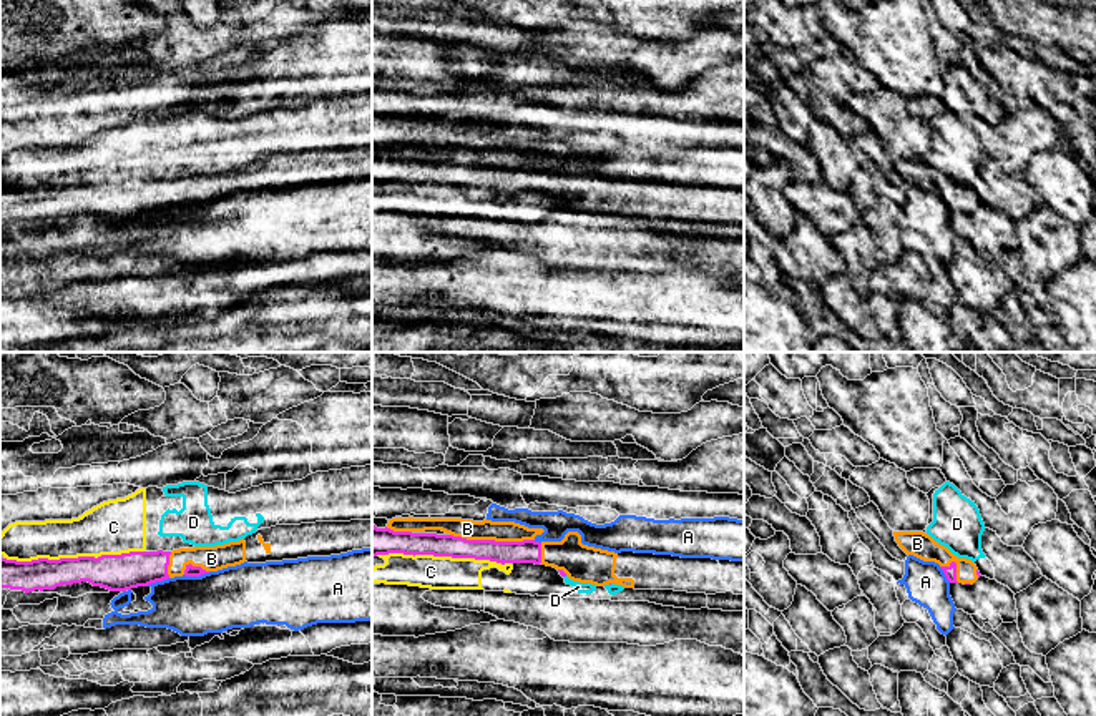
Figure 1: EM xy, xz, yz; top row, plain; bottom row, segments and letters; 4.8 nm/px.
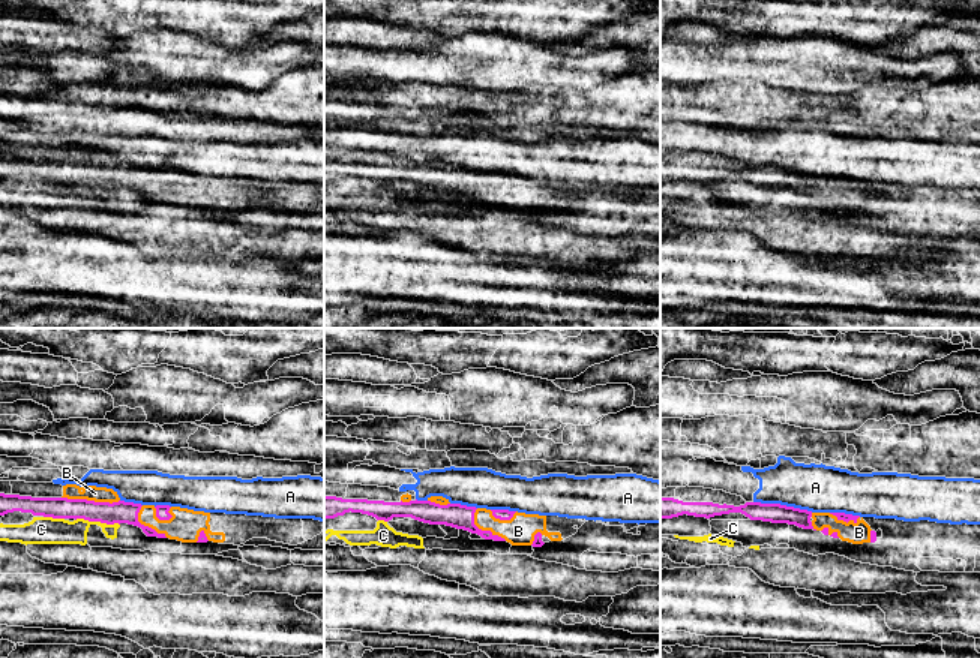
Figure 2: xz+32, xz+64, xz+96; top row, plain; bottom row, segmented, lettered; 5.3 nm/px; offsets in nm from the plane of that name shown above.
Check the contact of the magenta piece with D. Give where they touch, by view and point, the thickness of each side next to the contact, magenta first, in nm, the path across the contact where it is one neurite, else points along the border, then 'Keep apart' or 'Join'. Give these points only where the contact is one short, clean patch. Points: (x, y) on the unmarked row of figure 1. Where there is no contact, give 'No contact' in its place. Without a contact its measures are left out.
No contact. Keep apart

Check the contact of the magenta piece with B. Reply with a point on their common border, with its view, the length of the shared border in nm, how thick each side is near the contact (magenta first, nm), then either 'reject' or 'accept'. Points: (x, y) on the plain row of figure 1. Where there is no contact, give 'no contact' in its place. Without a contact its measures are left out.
contact xz (492, 168); length 400 nm; calibres 110 and 100 nm; accept

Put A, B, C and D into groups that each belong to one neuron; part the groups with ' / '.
A / B / C D

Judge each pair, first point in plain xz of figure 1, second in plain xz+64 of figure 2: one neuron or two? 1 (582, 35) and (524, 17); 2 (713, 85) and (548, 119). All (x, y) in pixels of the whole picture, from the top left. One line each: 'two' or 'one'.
1: two
2: one

